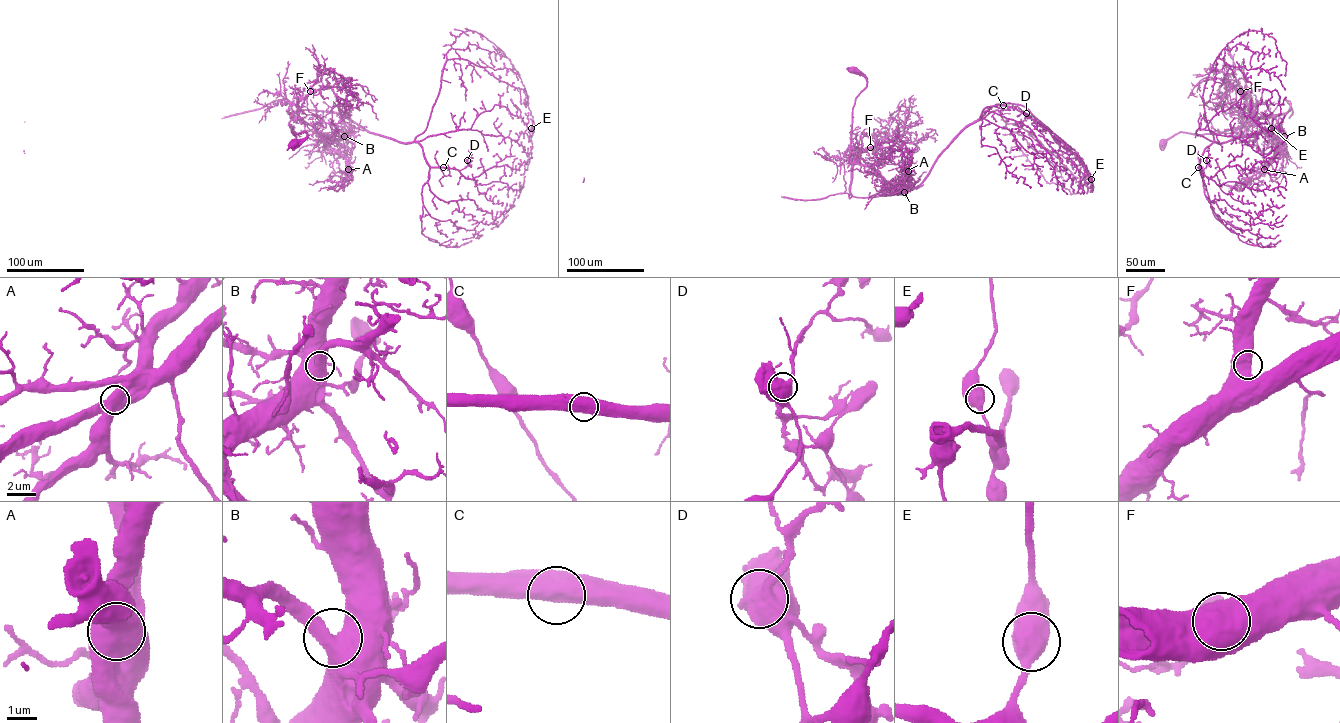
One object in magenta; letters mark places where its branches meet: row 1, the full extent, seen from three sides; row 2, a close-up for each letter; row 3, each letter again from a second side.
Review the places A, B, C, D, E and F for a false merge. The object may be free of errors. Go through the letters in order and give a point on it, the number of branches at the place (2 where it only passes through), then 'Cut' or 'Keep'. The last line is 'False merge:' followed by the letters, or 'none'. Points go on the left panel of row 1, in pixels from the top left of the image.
A: Place: (348, 169). Branches: 2. Keep
B: Place: (344, 136). Branches: 2. Keep
C: Place: (443, 167). Branches: 2. Keep
D: Place: (467, 160). Branches: 2. Cut
E: Place: (531, 128). Branches: 2. Keep
F: Place: (310, 91). Branches: 2. Keep
False merge: D

